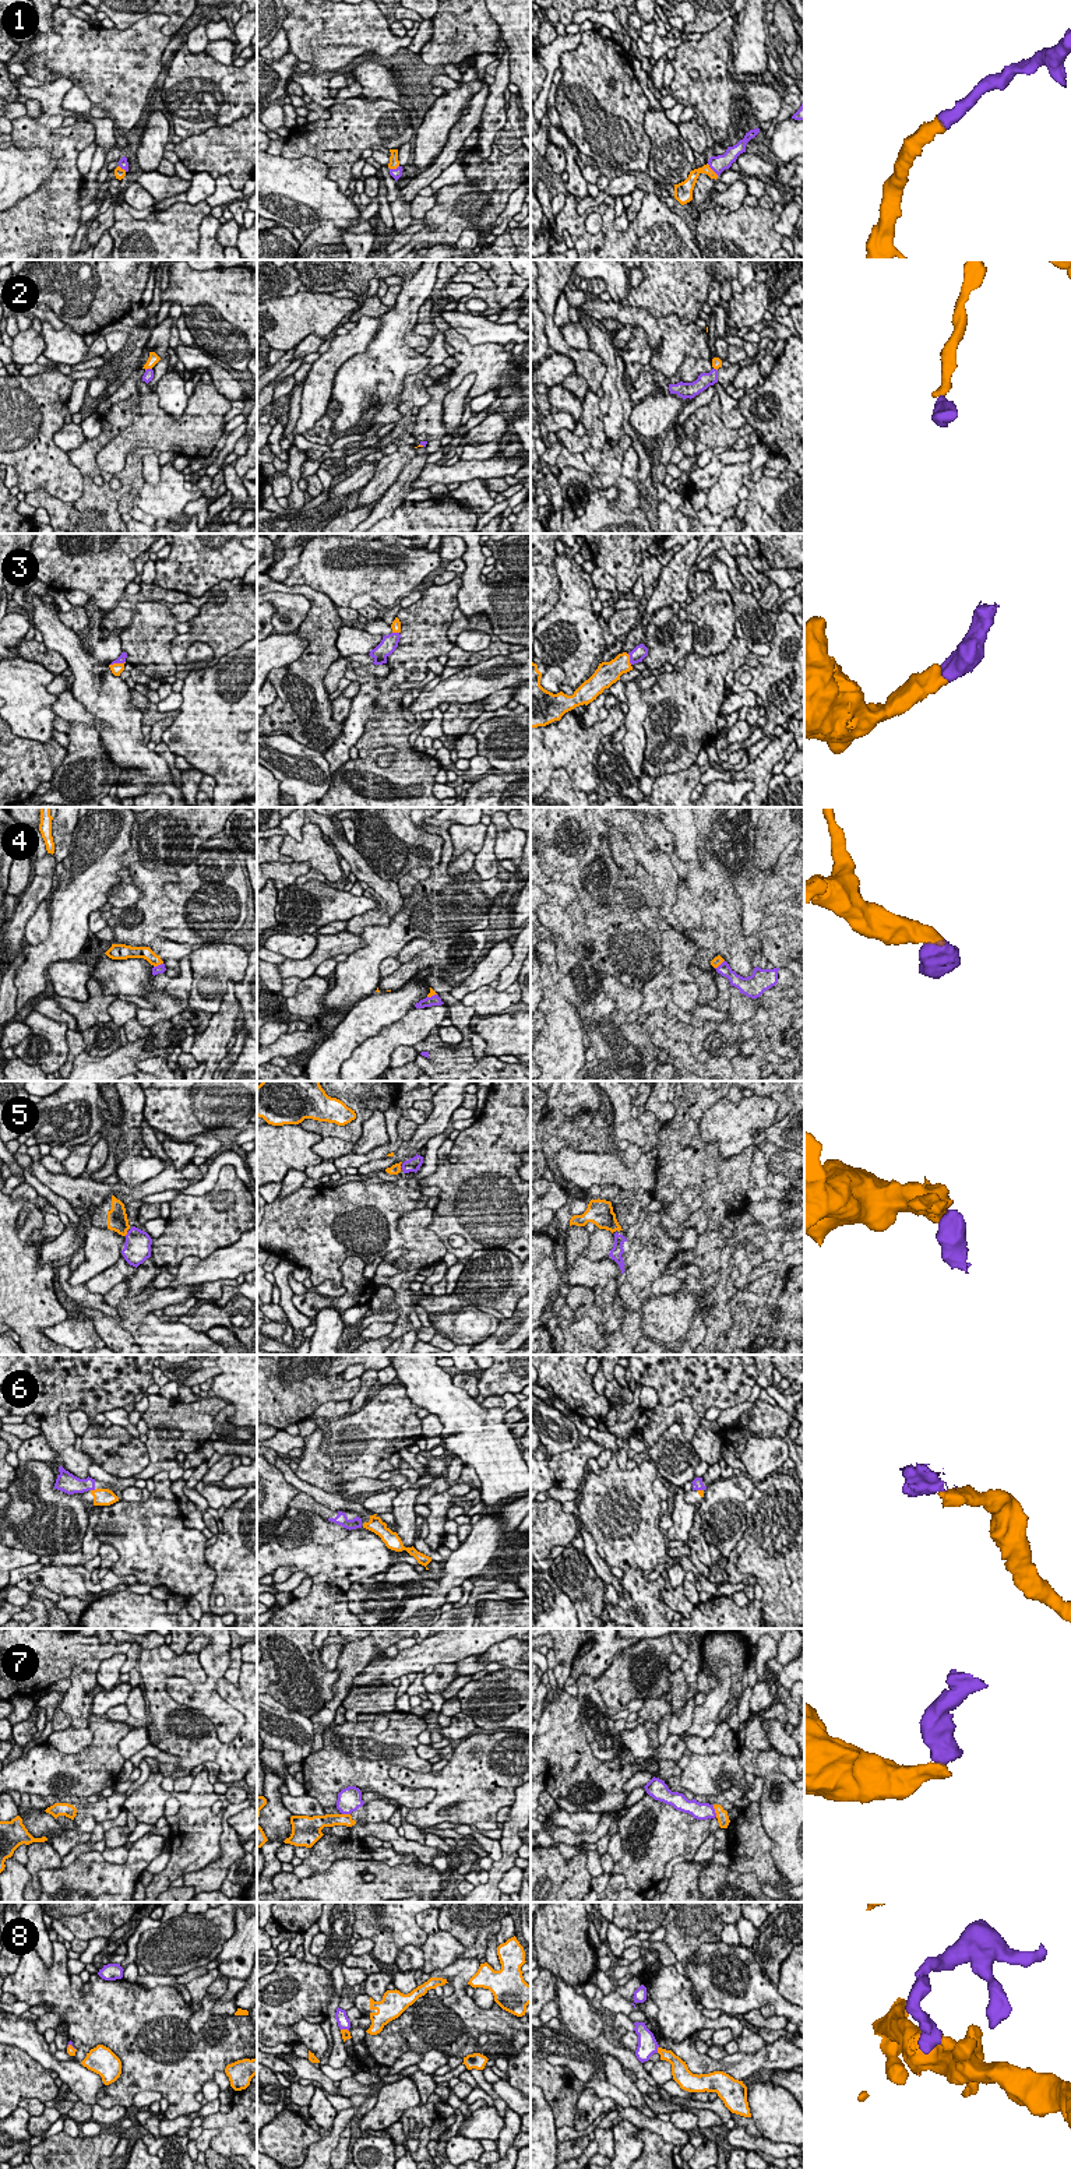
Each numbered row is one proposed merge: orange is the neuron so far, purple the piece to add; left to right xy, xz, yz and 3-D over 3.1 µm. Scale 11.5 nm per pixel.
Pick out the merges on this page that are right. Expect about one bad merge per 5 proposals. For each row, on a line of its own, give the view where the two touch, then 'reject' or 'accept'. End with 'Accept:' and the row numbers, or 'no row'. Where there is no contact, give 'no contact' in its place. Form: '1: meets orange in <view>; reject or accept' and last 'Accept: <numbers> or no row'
1: meets orange in yz; accept
2: meets orange in xy; reject
3: meets orange in yz; accept
4: meets orange in xy; accept
5: meets orange in xy; accept
6: meets orange in xy; reject
7: meets orange in yz; reject
8: meets orange in yz; accept
Accept: 1, 3, 4, 5, 8

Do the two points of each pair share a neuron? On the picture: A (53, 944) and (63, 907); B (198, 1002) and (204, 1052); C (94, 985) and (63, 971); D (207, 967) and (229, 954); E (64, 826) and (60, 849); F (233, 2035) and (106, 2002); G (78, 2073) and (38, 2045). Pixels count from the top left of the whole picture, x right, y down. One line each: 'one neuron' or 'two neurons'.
A: one neuron
B: two neurons
C: two neurons
D: one neuron
E: one neuron
F: one neuron
G: one neuron

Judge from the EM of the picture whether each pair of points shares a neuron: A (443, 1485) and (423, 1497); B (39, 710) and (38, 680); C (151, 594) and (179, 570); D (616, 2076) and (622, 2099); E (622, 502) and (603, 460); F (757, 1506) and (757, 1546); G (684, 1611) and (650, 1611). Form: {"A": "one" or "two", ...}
{"A": "one", "B": "one", "C": "two", "D": "two", "E": "one", "F": "one", "G": "two"}

